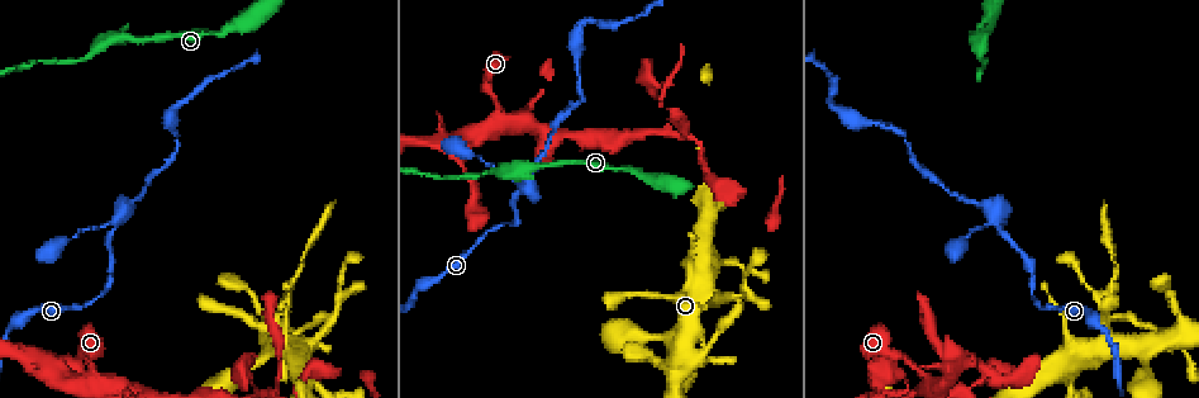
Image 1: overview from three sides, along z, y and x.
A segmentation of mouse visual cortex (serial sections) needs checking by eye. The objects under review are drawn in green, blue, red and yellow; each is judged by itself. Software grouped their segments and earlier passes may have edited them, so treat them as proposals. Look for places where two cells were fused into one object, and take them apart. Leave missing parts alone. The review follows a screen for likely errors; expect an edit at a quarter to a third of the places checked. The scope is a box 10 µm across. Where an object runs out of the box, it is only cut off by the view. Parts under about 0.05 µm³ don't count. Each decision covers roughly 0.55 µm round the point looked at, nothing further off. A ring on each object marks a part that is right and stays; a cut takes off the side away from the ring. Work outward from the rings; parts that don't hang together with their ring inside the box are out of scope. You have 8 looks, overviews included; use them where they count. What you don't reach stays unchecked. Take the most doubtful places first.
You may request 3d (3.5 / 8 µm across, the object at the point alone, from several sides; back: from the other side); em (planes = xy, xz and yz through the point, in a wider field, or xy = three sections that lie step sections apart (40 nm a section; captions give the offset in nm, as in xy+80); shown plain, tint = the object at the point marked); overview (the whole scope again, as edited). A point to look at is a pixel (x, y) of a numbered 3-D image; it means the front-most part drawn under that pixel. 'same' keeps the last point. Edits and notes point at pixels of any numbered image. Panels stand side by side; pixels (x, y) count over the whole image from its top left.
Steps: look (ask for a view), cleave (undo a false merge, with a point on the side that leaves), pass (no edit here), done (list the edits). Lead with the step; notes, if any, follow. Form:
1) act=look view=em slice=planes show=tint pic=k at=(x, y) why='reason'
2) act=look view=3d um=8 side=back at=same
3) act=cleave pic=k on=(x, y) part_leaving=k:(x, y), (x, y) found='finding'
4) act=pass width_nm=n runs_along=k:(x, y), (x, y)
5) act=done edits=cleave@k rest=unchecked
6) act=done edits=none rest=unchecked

act=look view=3d um=3.5 side=back pic=1 at=(283, 301) why='calibre changes'

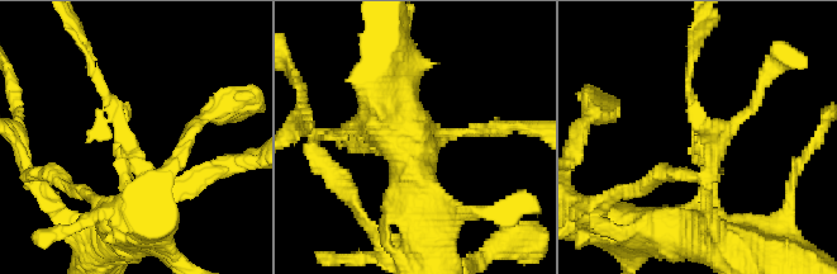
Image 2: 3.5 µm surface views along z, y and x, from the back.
act=look view=em slice=xy step=1 show=tint pic=2 at=(698, 142) arm_widths_nm=100,250

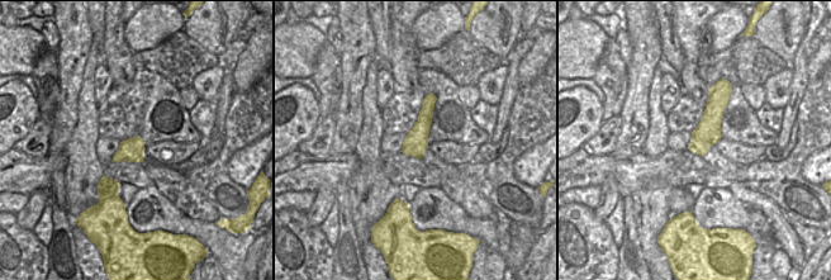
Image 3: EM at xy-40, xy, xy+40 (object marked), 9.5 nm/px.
act=pass runs_along=3:(720, 91), (699, 151) found='continuous, no second cell'

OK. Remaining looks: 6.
act=look view=3d um=8 pic=1 at=(92, 372) why='narrows sharply'

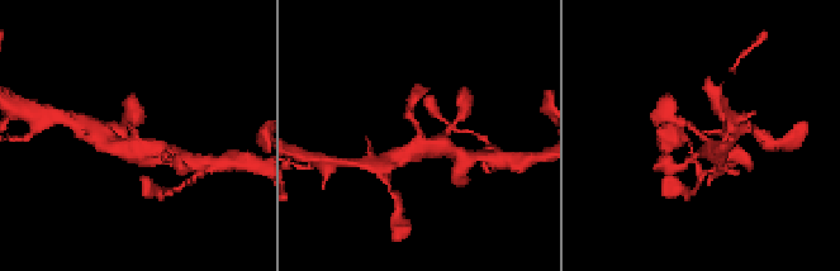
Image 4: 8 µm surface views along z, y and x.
act=look view=3d um=3.5 at=same why='zoom in'

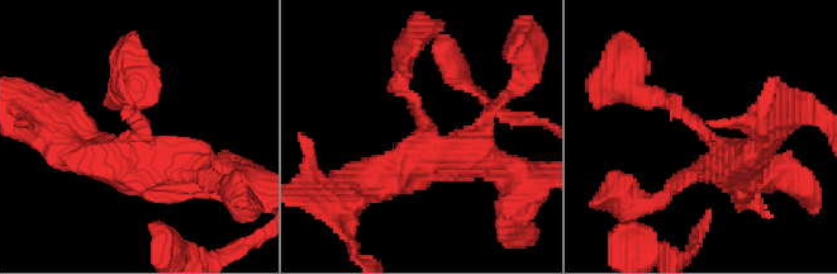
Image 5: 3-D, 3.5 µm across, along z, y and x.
act=look view=em slice=xy step=3 show=tint pic=5 at=(708, 133) arms=3 arm_widths_nm=200,400,450

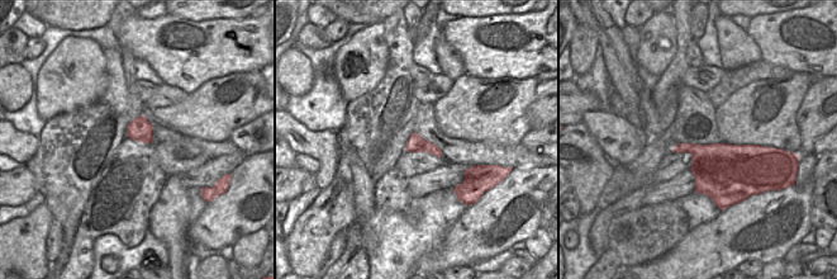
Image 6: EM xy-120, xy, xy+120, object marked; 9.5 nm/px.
act=pass width_nm=170 runs_along=5:(648, 95), (748, 157) found='all the same cell'

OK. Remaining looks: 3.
act=look view=3d um=8 pic=1 at=(137, 39) why='calibre changes'

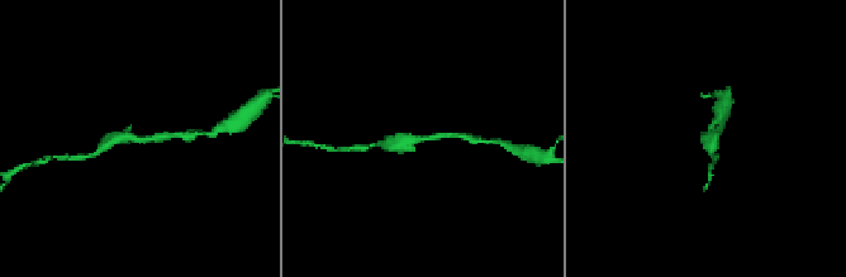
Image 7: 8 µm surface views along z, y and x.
act=look view=3d um=3.5 at=same why='zoom in'

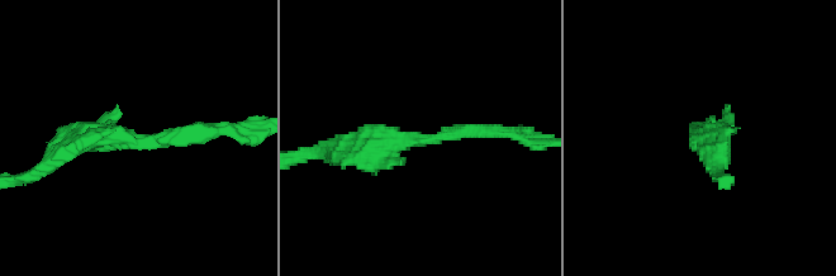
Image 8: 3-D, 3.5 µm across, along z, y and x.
act=pass arm_widths_nm=150,300 runs_along=8:(224, 128), (61, 152) found='continuous, no second cell'

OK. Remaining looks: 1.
act=done edits=none rest=unchecked

